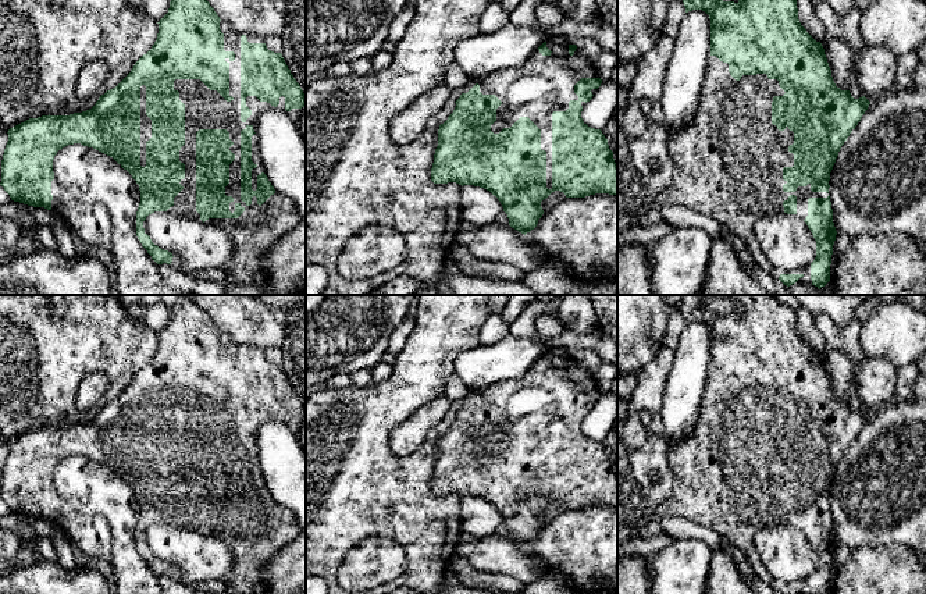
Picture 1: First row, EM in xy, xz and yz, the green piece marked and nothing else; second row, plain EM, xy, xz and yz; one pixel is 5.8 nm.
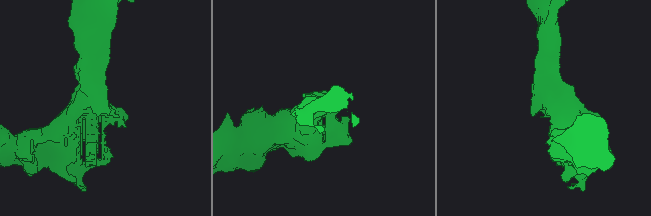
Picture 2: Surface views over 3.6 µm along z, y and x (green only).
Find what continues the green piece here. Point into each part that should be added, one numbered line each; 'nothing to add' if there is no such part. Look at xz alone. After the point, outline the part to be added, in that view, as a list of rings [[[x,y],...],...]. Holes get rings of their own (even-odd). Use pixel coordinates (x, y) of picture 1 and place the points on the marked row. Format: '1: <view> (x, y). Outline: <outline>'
1: xz (544, 84). Outline: [[[546,40],[546,47],[552,51],[542,56],[535,50],[521,65],[501,70],[481,78],[470,78],[462,89],[467,93],[476,83],[482,95],[495,95],[502,104],[496,109],[496,121],[491,125],[494,134],[503,128],[510,128],[520,117],[528,117],[541,129],[541,149],[546,152],[546,188],[552,189],[552,113],[566,111],[570,100],[578,100],[574,85],[581,78],[599,78],[594,63],[578,53],[569,54],[569,45]]]

